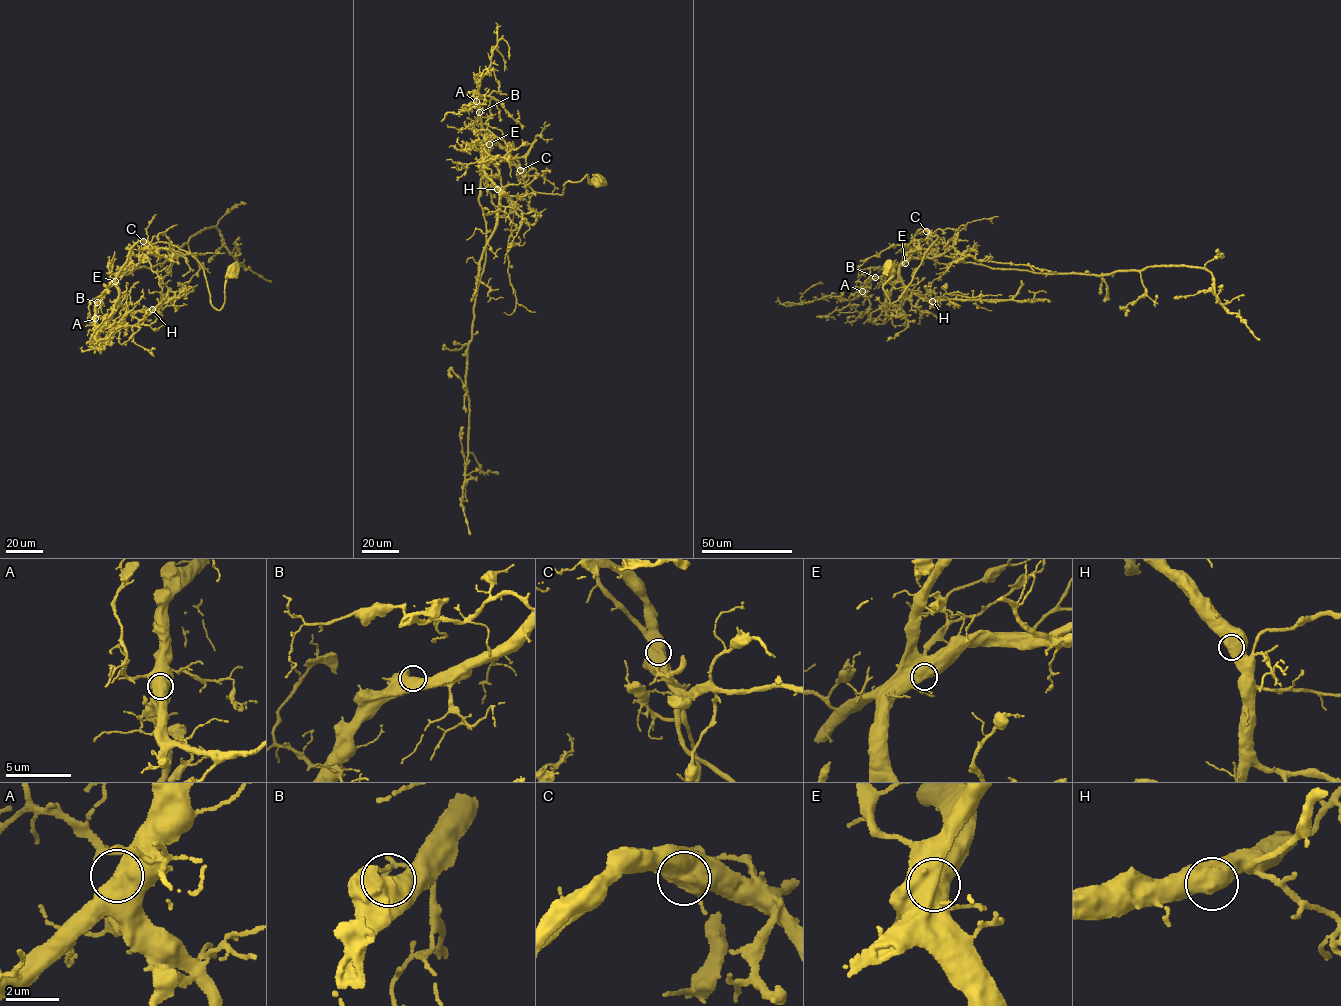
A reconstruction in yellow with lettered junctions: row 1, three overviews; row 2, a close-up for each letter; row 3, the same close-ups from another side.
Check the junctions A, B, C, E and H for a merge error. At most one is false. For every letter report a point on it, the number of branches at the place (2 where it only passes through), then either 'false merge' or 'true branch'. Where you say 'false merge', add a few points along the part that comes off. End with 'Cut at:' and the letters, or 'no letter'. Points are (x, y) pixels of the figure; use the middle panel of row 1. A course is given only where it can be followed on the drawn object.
A: place (476, 101); branches 1; true branch
B: place (479, 112); branches 1; true branch
C: place (520, 170); branches 1; true branch
E: place (489, 144); branches 1; true branch
H: place (497, 189); branches 1; true branch
Cut at: no letter

